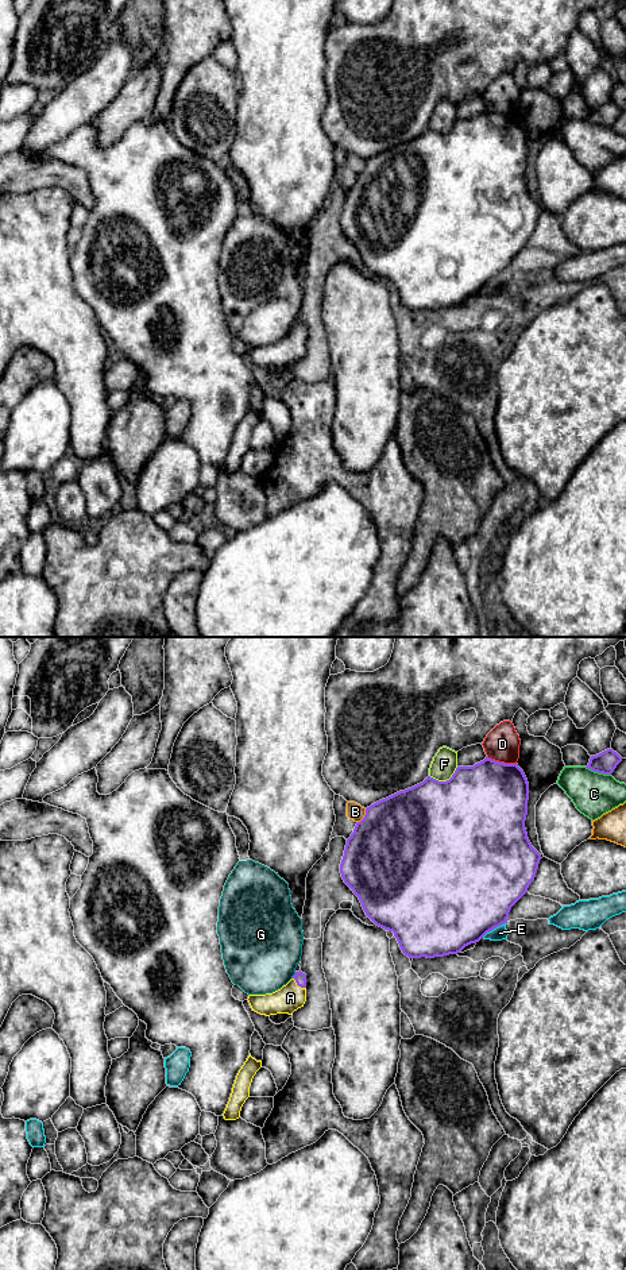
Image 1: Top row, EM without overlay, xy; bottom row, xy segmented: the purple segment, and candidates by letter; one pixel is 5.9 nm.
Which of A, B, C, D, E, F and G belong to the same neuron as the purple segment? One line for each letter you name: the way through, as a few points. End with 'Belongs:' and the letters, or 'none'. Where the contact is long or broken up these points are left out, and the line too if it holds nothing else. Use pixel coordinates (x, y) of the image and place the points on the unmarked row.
A: across xy (300, 329), (298, 338), (290, 350)
Belongs: A

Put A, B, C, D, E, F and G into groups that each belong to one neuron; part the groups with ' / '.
A / B / C / D / E / F / G

